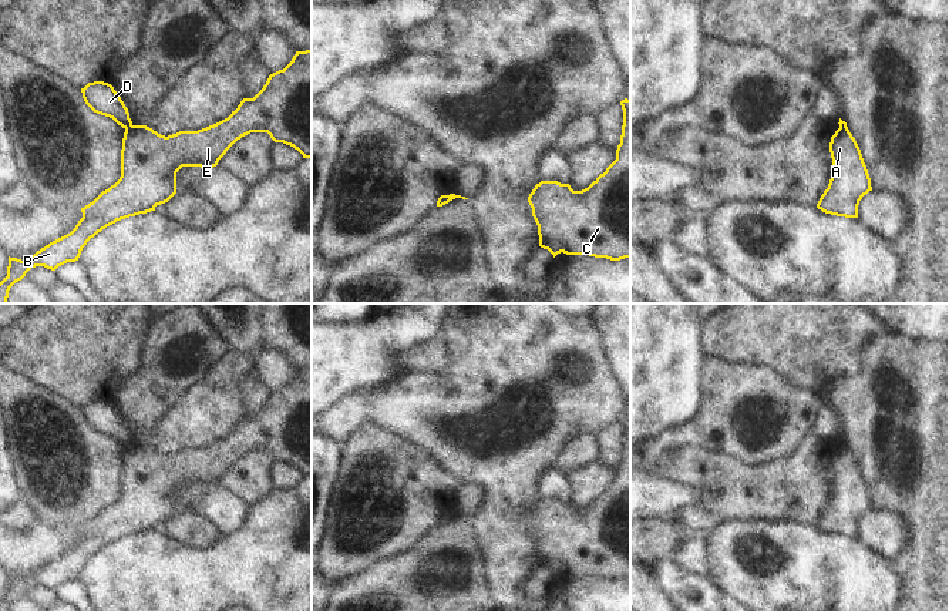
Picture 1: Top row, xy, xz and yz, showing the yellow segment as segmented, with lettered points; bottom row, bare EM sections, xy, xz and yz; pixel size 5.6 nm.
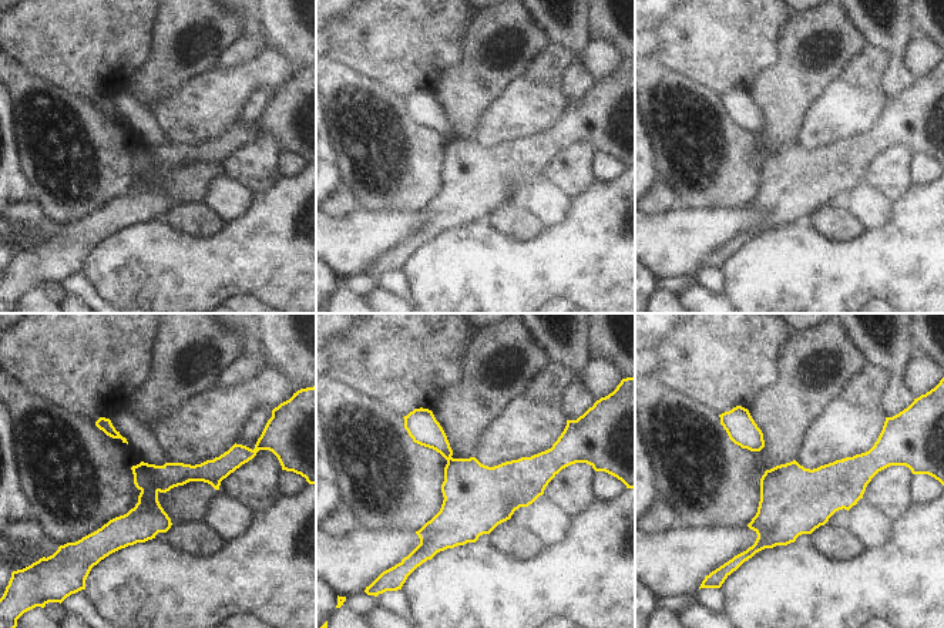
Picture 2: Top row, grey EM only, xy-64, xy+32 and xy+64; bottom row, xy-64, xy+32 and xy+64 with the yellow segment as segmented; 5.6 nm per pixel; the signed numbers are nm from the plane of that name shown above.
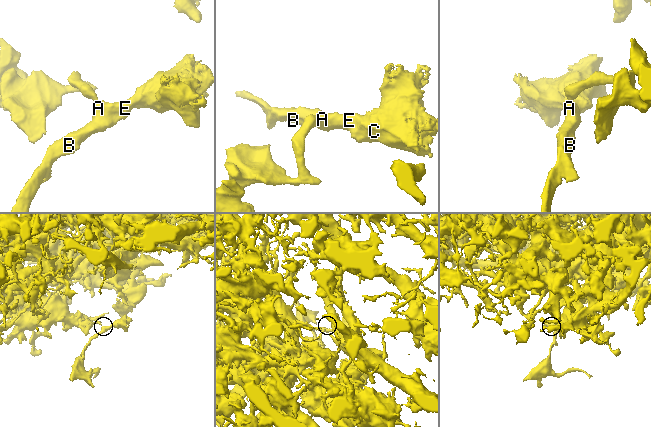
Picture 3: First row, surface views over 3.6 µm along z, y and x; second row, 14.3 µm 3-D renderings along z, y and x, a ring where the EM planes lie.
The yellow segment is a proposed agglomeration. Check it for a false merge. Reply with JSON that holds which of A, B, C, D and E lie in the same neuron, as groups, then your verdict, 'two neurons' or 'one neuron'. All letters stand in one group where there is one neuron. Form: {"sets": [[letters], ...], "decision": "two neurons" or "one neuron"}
{"sets": [["A", "B", "C", "E"], ["D"]], "decision": "two neurons"}

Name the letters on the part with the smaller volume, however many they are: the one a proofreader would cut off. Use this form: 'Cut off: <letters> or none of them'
Cut off: A, B, C, E

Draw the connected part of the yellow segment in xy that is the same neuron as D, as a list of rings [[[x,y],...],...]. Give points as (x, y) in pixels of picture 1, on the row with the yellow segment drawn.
[[[104,81],[88,83],[81,88],[85,104],[97,114],[112,118],[122,128],[132,125],[128,108],[114,87]]]

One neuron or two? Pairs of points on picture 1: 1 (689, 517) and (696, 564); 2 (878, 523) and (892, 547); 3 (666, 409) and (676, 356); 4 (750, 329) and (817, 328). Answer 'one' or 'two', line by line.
1: two
2: one
3: one
4: one

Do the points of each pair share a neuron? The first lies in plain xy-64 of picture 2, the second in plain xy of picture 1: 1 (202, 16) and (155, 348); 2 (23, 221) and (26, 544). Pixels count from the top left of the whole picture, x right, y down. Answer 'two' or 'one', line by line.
1: one
2: two

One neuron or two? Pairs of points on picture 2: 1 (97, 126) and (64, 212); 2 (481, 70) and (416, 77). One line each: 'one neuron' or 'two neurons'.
1: one neuron
2: two neurons

